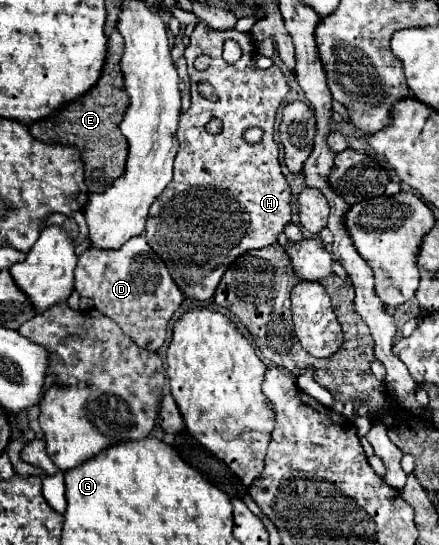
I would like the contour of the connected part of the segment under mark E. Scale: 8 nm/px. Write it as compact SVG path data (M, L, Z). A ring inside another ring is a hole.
M114 26L112 34L108 36L106 62L96 86L90 88L86 94L78 96L74 102L62 106L54 114L28 126L32 136L36 136L38 140L52 144L72 144L80 148L86 172L86 186L92 186L92 192L104 192L104 188L108 188L108 184L112 184L112 180L116 180L116 176L124 172L124 160L128 154L126 138L118 128L124 108L128 106L124 78L120 76L120 52L124 52L124 38L118 32L118 26Z

